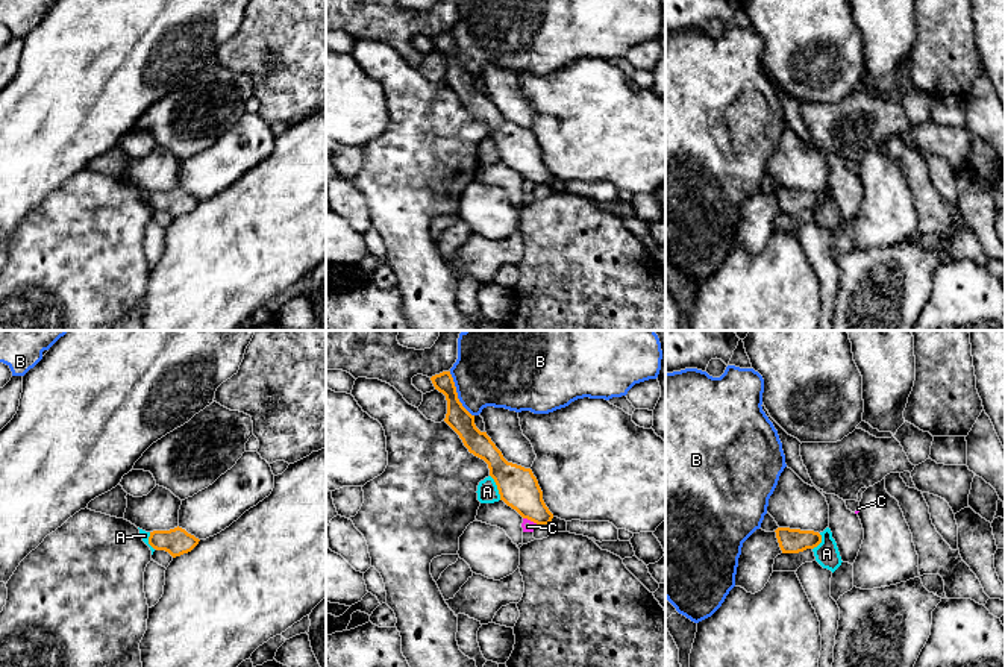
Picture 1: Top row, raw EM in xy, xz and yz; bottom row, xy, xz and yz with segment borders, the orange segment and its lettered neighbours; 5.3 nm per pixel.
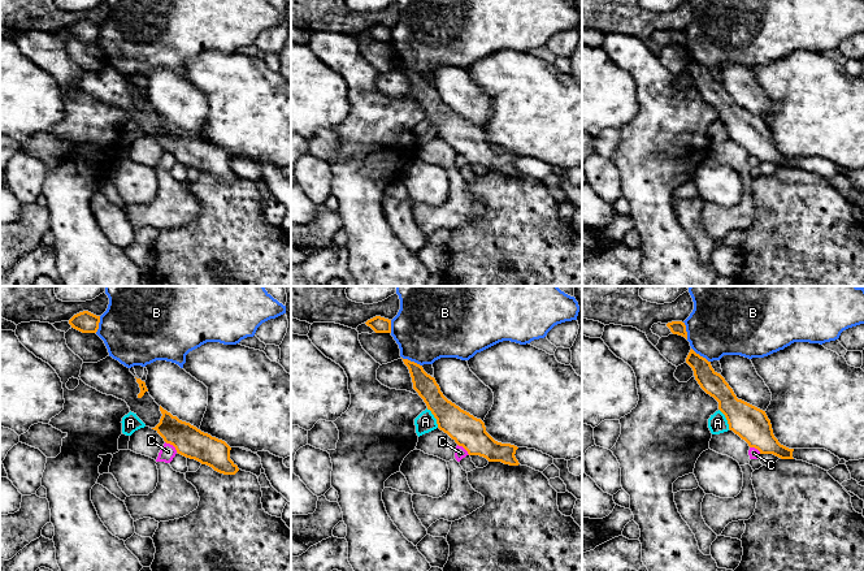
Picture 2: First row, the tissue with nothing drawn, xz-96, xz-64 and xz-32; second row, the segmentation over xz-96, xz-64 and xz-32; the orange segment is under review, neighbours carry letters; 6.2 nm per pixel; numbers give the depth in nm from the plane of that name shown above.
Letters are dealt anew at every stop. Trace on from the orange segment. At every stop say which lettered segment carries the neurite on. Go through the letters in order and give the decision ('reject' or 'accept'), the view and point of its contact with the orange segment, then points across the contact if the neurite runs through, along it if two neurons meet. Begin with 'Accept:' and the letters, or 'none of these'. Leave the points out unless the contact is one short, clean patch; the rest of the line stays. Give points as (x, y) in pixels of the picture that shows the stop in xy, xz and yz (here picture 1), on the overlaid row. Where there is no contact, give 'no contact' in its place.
Accept: none of these
A: reject; contact xz (497, 487); border xz (490, 475), (500, 499)
B: reject; contact xz (457, 394)
C: reject; contact xz (531, 520); border xz (523, 517), (537, 523)

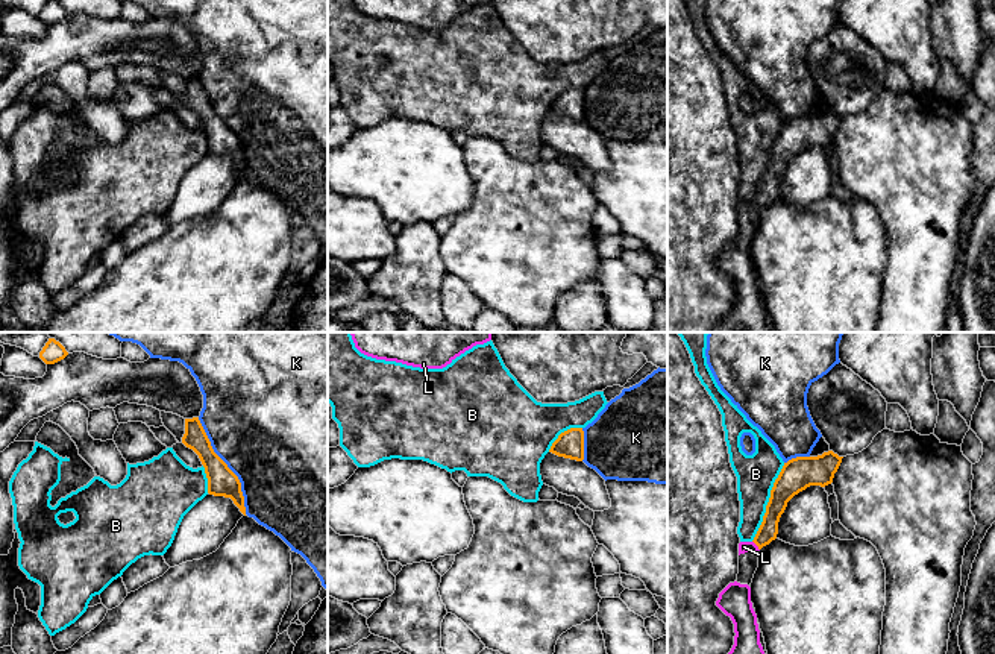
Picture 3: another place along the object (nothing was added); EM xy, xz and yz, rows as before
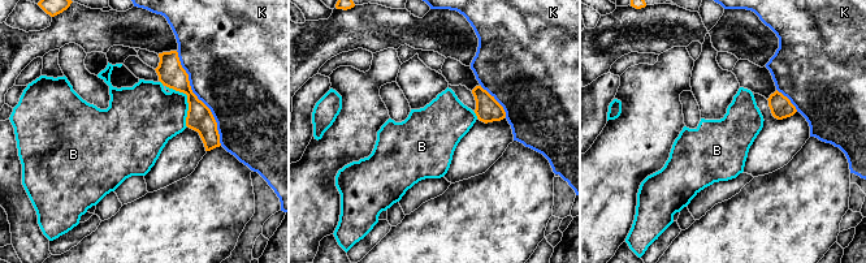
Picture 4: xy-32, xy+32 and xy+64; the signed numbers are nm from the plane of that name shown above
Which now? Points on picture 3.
Accept: L
B: reject; contact yz (768, 503)
K: reject; contact xy (226, 466)
L: accept; contact yz (756, 543); way yz (777, 504), (768, 531), (756, 543), (743, 547)

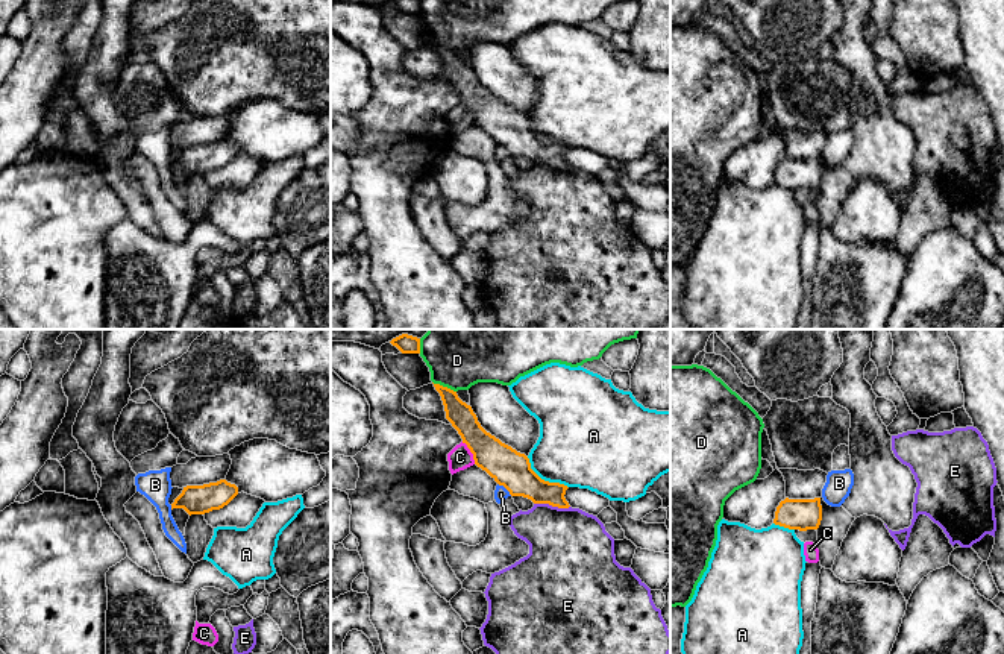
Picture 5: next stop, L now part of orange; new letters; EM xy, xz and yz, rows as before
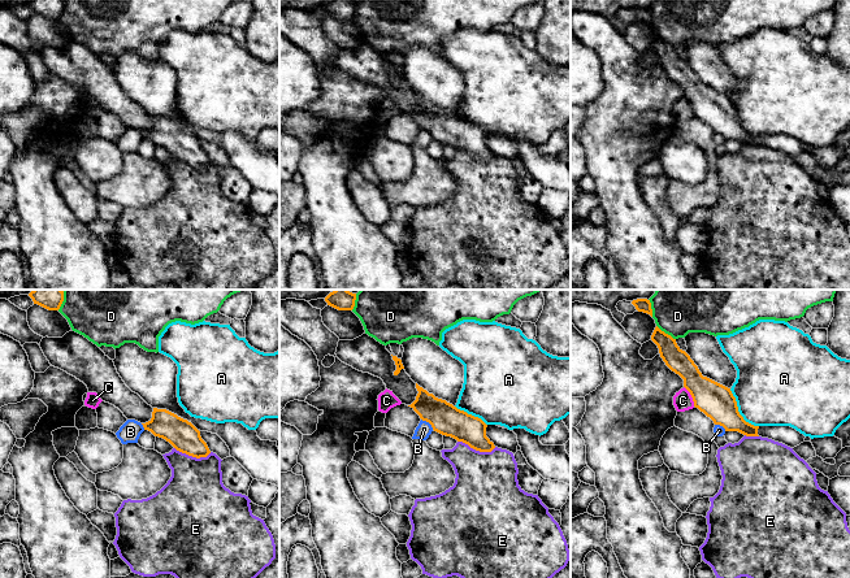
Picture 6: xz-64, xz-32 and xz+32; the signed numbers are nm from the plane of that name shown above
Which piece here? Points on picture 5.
Accept: none of these
A: reject; contact xz (543, 480)
B: reject; contact xz (505, 487); border xz (498, 483), (511, 495)
C: reject; contact xz (470, 451); border xz (461, 442), (472, 454), (475, 463)
D: reject; contact xz (445, 387)
E: reject; contact xz (552, 506)

